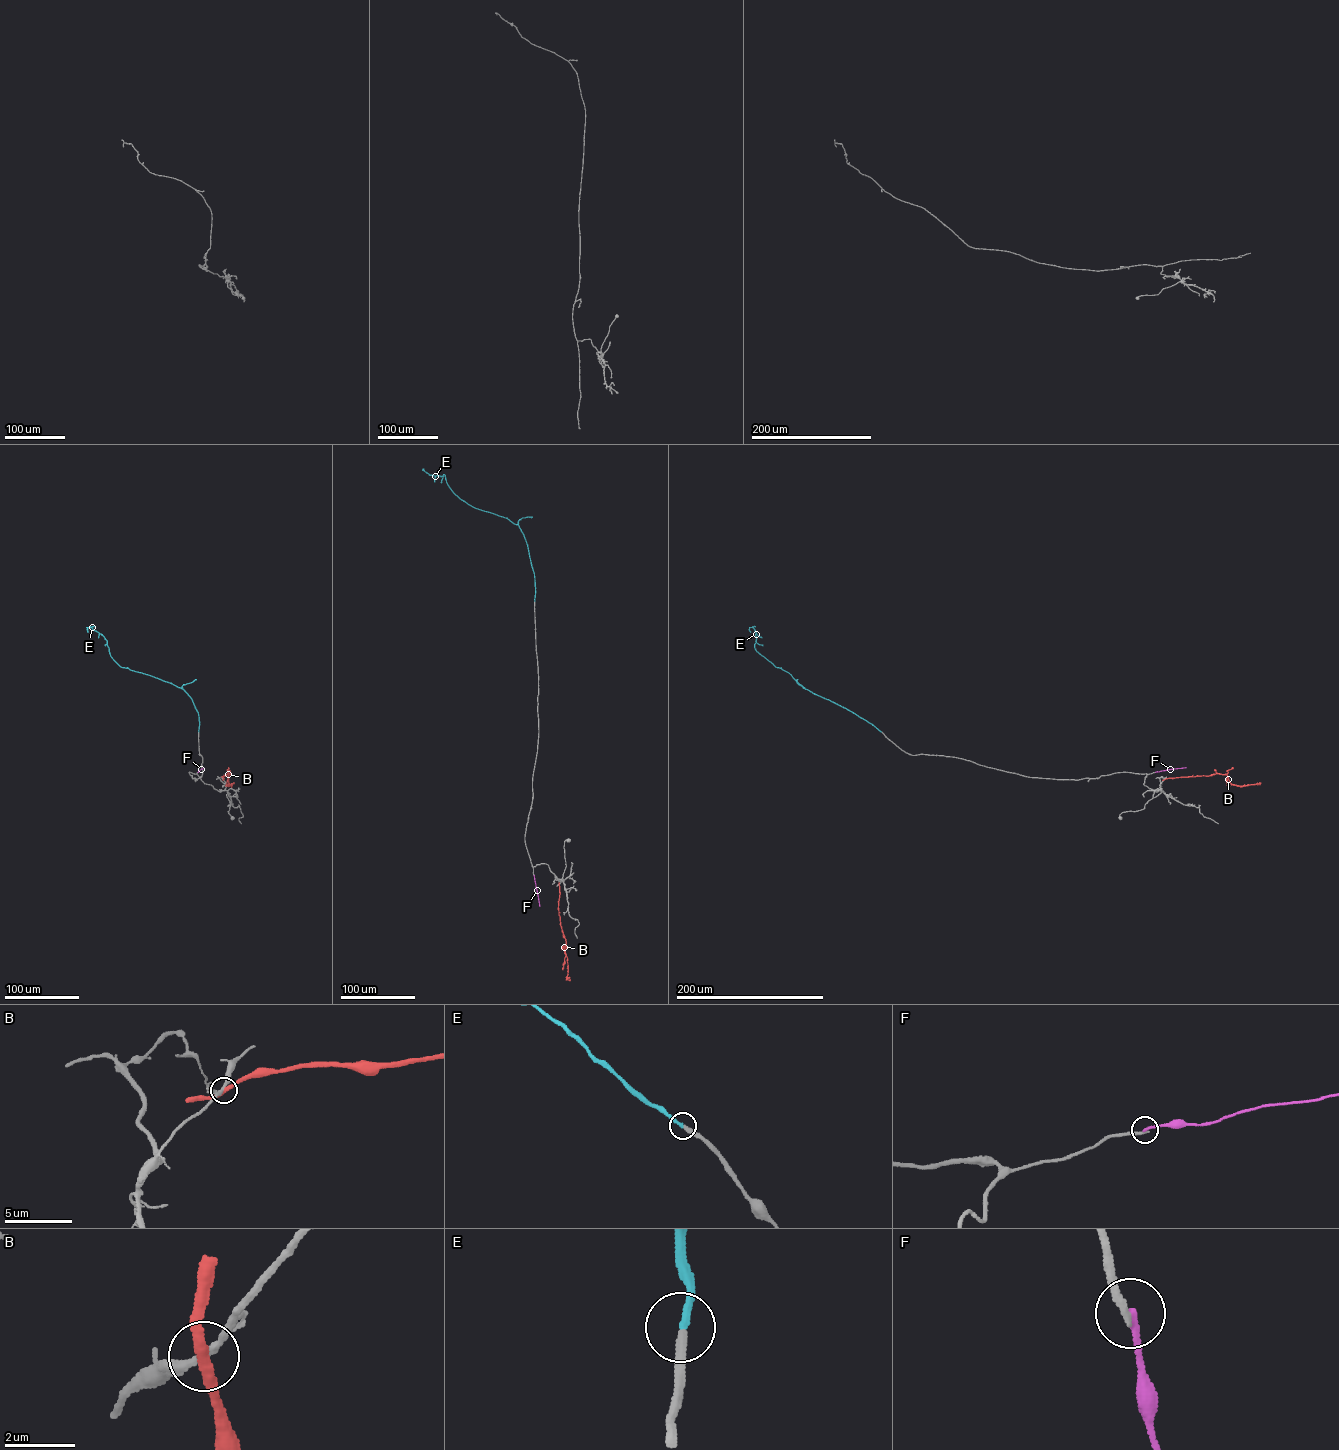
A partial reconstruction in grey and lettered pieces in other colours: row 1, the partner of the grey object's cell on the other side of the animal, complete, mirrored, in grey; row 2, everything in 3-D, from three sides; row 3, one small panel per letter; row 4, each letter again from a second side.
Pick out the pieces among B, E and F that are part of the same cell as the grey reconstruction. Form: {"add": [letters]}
{"add": ["E"]}

